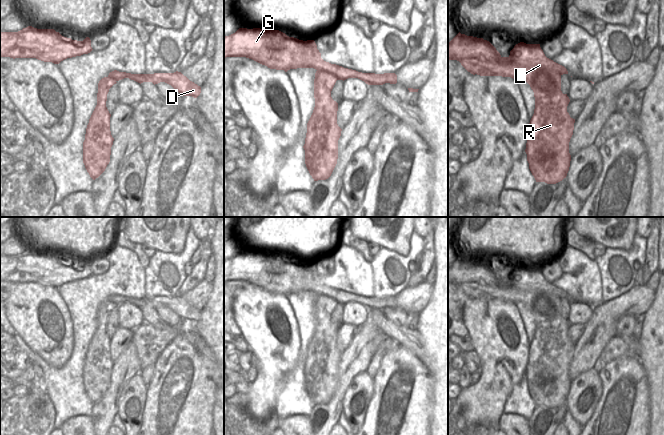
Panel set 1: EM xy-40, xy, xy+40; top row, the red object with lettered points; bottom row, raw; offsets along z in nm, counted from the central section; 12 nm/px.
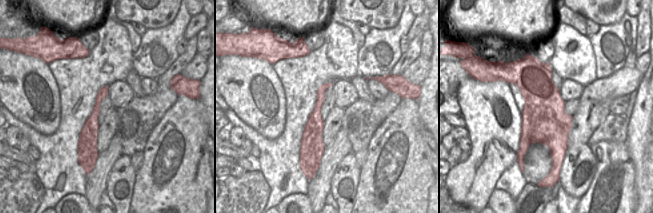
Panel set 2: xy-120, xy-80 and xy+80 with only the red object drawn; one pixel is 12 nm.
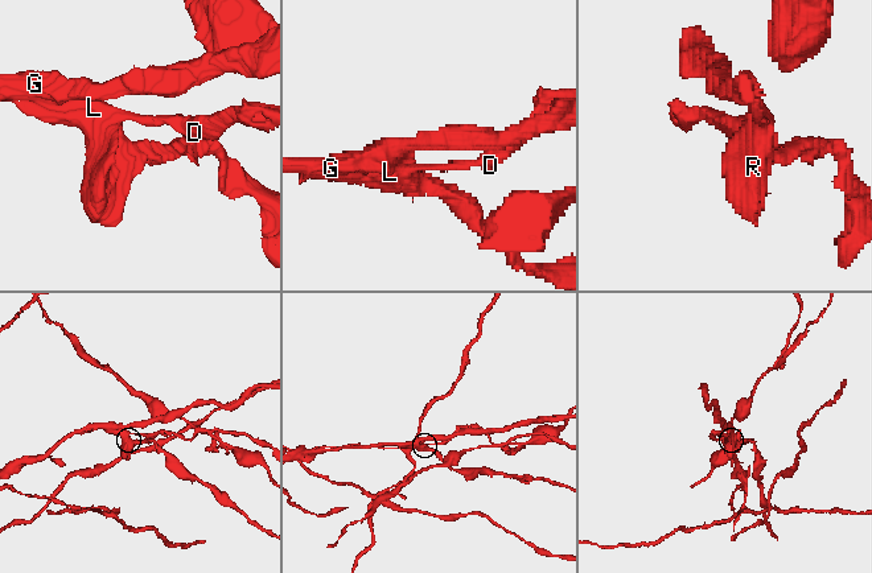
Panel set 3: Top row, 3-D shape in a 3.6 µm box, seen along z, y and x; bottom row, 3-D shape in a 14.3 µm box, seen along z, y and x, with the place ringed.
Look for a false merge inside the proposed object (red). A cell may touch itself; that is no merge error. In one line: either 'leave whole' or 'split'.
split

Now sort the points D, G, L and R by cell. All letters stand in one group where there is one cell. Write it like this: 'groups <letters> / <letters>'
groups D G L / R

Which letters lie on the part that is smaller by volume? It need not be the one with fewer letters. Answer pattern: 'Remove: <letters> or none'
Remove: R

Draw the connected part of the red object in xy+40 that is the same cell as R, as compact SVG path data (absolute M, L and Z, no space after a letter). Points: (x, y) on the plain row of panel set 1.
M500 281L495 284L494 288L477 282L465 282L457 285L473 299L522 302L530 309L534 316L535 333L529 347L529 361L525 373L529 393L536 406L556 408L566 402L571 385L569 366L573 359L575 343L571 342L567 336L570 323L561 315L561 298L555 295L550 298L529 296L527 293L522 293L516 287L517 284Z

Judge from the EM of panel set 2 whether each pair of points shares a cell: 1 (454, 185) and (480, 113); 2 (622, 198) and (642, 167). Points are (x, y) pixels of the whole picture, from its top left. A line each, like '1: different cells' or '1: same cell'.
1: same cell
2: different cells

